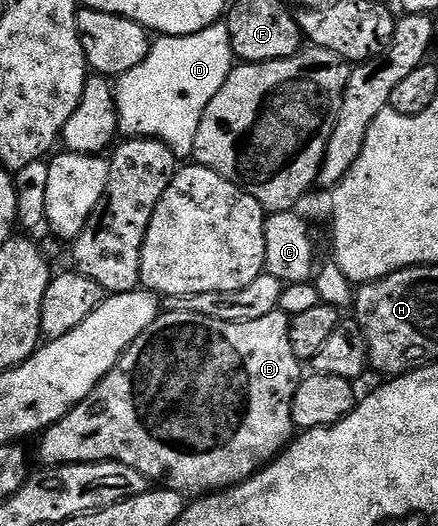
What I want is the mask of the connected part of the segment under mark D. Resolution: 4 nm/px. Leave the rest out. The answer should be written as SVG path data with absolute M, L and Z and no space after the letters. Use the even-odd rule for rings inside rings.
M223 22L188 36L159 36L152 43L147 57L137 66L133 66L133 70L114 81L119 132L127 138L144 136L150 140L160 140L165 146L169 146L169 150L173 150L176 158L190 157L193 153L193 142L197 142L197 126L201 126L201 114L205 106L213 102L213 94L217 94L217 90L225 86L236 60L230 46L229 30Z

